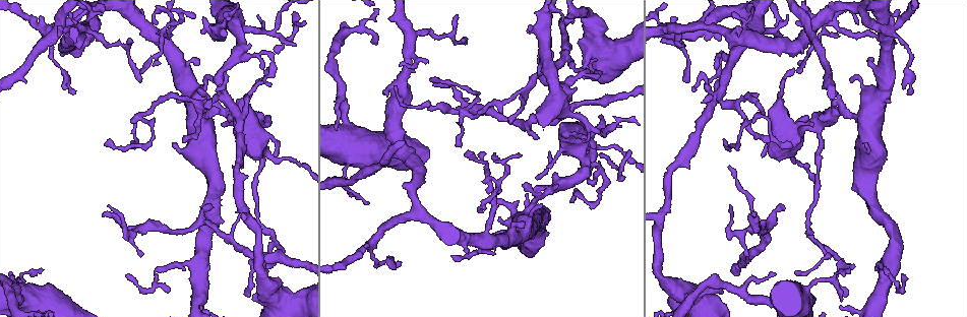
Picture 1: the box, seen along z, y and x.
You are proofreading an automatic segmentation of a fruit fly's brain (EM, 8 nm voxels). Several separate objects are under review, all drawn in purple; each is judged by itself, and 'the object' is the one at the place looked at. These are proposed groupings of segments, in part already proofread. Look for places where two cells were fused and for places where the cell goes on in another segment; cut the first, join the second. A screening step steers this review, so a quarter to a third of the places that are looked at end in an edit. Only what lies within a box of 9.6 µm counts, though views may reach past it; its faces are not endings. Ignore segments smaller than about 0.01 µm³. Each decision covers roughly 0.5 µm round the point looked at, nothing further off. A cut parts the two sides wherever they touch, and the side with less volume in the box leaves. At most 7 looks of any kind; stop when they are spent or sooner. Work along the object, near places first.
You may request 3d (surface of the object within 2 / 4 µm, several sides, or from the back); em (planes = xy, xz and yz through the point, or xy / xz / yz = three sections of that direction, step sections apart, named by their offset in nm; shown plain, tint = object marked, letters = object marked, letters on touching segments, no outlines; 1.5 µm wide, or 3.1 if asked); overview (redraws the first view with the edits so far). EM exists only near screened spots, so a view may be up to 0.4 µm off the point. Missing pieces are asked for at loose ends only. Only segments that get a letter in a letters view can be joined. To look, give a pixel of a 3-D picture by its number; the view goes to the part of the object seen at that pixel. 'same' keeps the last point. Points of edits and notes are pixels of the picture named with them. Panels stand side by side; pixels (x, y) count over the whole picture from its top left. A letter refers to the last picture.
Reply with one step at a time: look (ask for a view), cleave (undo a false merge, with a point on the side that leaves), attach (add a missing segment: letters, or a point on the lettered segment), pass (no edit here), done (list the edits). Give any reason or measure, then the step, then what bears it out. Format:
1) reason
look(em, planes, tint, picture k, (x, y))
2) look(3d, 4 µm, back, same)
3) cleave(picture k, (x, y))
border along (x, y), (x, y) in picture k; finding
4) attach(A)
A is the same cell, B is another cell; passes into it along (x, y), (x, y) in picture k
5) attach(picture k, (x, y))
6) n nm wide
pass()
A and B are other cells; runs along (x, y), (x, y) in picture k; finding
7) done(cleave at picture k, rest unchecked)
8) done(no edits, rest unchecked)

free end
look(3d, 2 µm, picture 1, (596, 60))

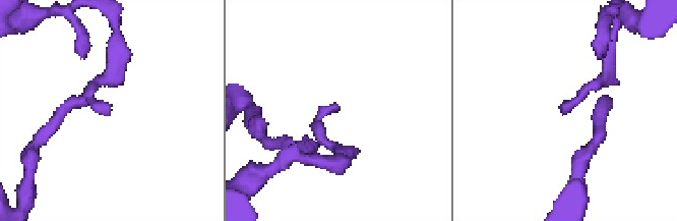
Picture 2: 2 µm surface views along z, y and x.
look(em, planes, letters, picture 2, (563, 114))

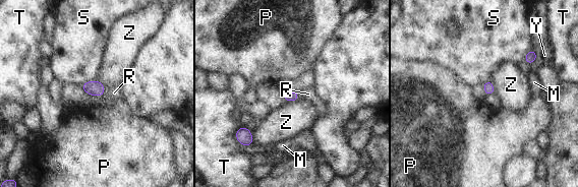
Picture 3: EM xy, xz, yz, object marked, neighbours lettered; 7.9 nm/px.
attach(R)
R is the same cell, M, P, S, T, Y and Z are other cells; passes into it along (94, 87), (103, 90), (114, 92) in picture 3; it goes on there

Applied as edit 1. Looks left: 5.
redraw
look(overview)

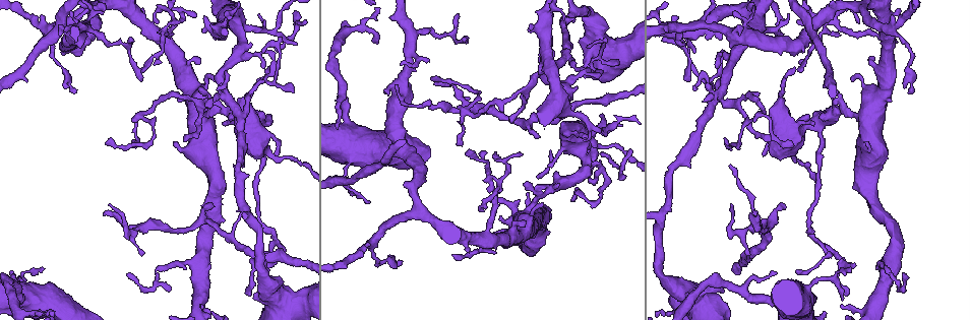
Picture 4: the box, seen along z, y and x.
thick end
look(em, xy, step 8, letters, picture 4, (721, 39))

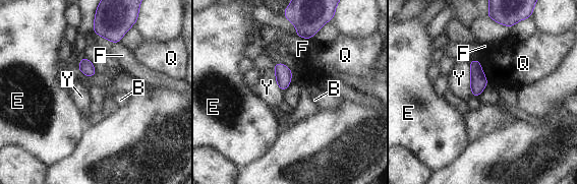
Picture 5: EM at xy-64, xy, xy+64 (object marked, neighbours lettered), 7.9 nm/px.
pass()
B, E, F, Q and Y are other cells; no lettered segment goes on from it

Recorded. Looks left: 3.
free end
look(em, planes, tint, picture 4, (466, 152))

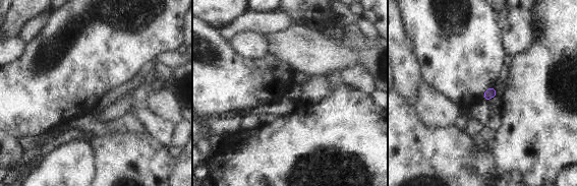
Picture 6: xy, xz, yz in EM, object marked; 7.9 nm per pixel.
look(em, planes, letters, same)

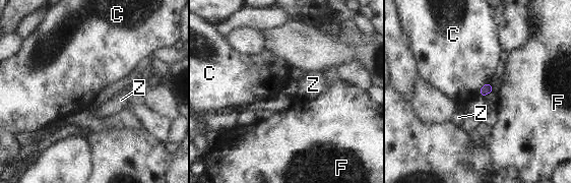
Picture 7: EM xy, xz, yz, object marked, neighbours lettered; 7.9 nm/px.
C touches over 150 nm
pass()
C, F and Z are other cells; border along (491, 82), (486, 82), (478, 95) in picture 7; no lettered segment goes on from it

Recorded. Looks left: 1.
done(attach at picture 3, rest unchecked)

